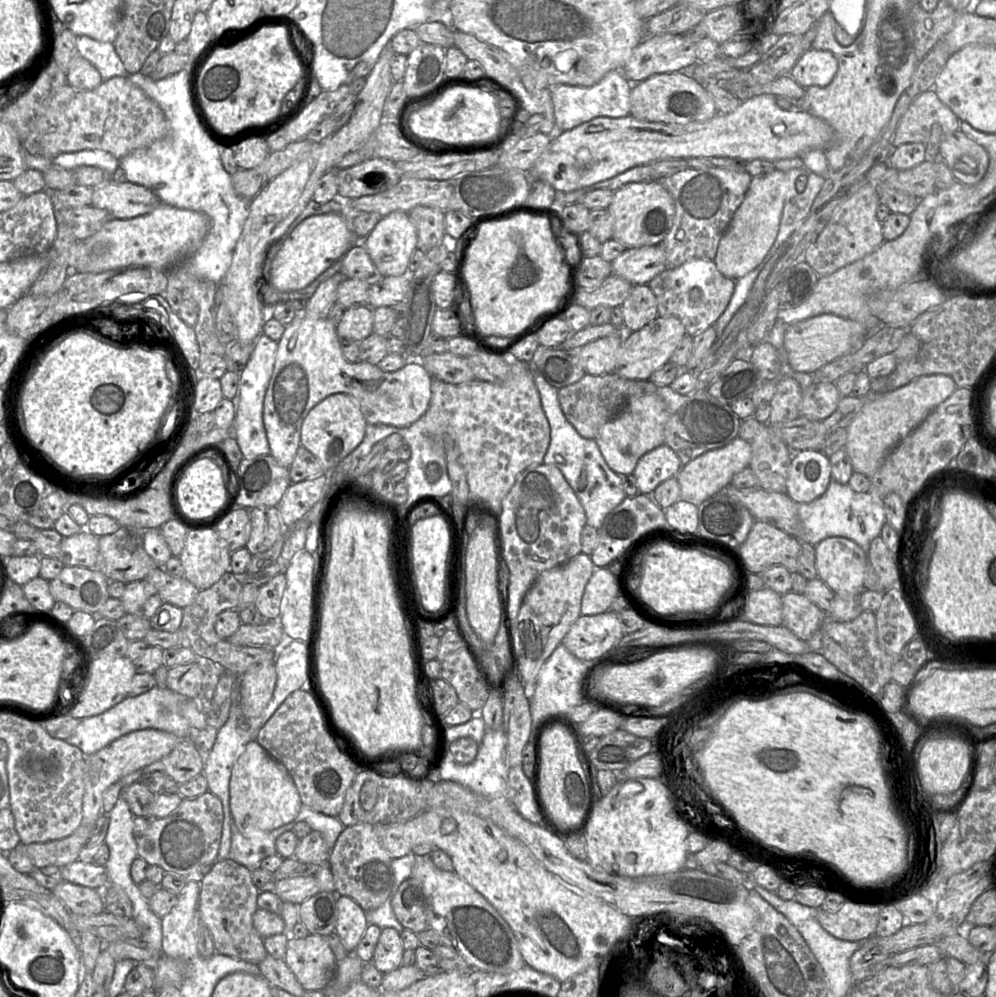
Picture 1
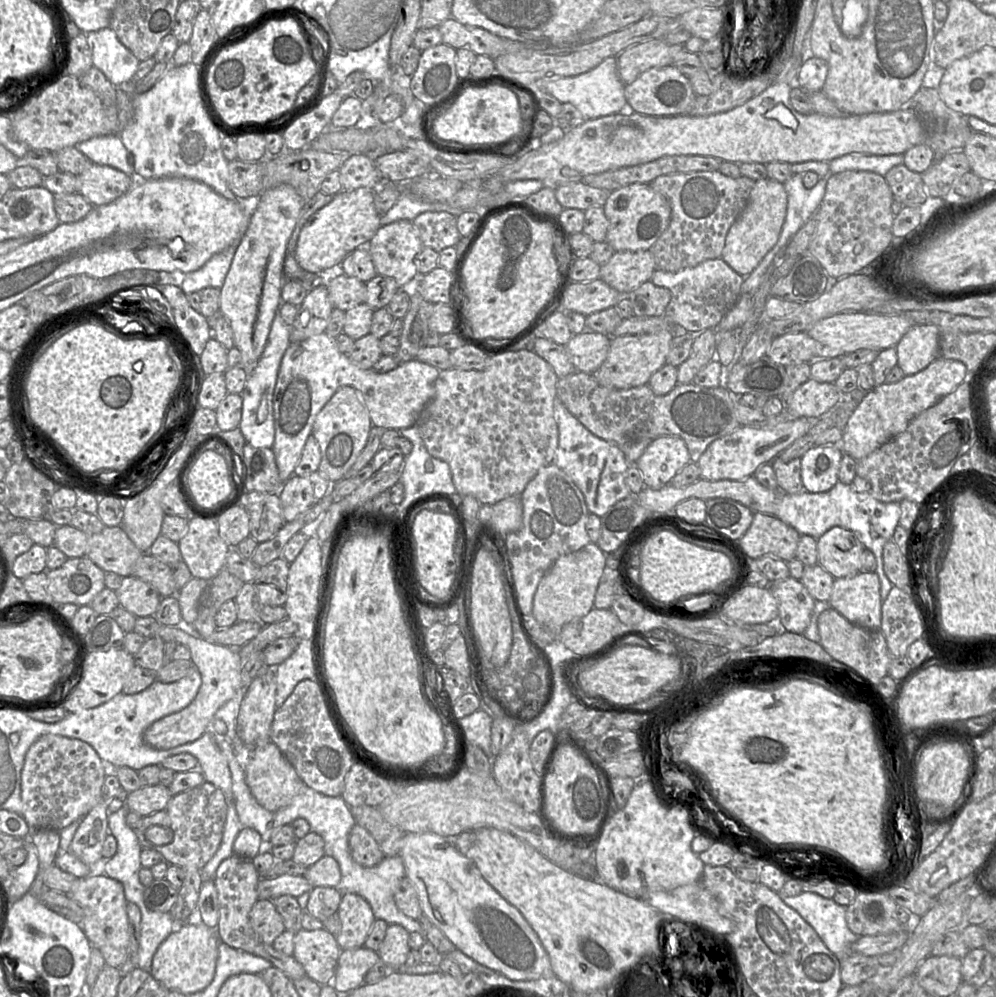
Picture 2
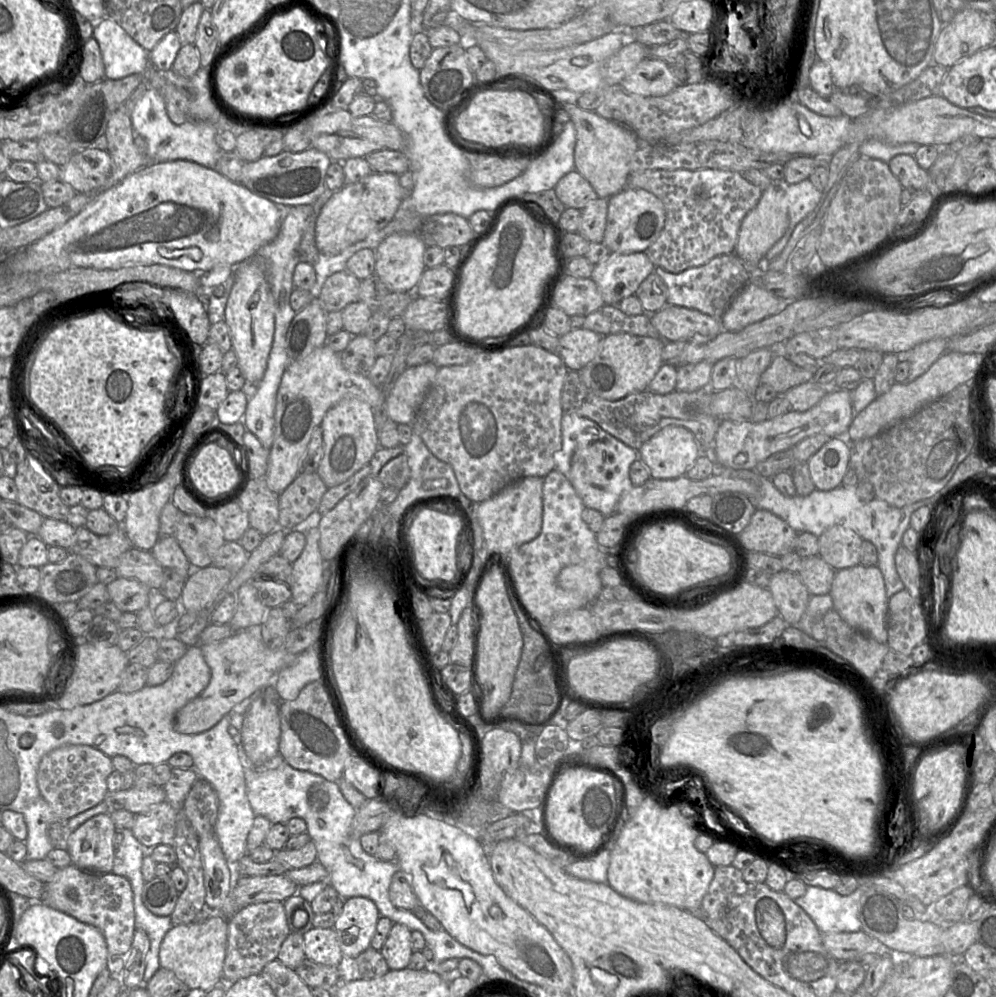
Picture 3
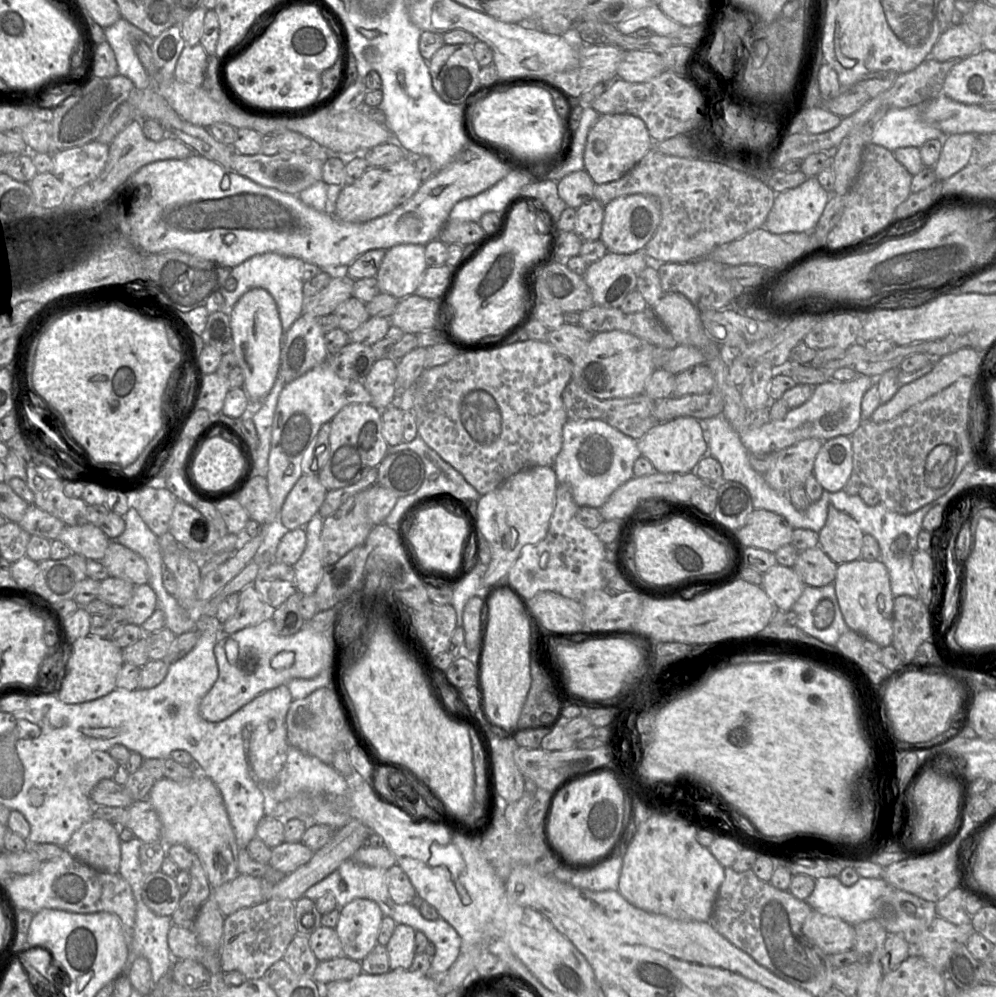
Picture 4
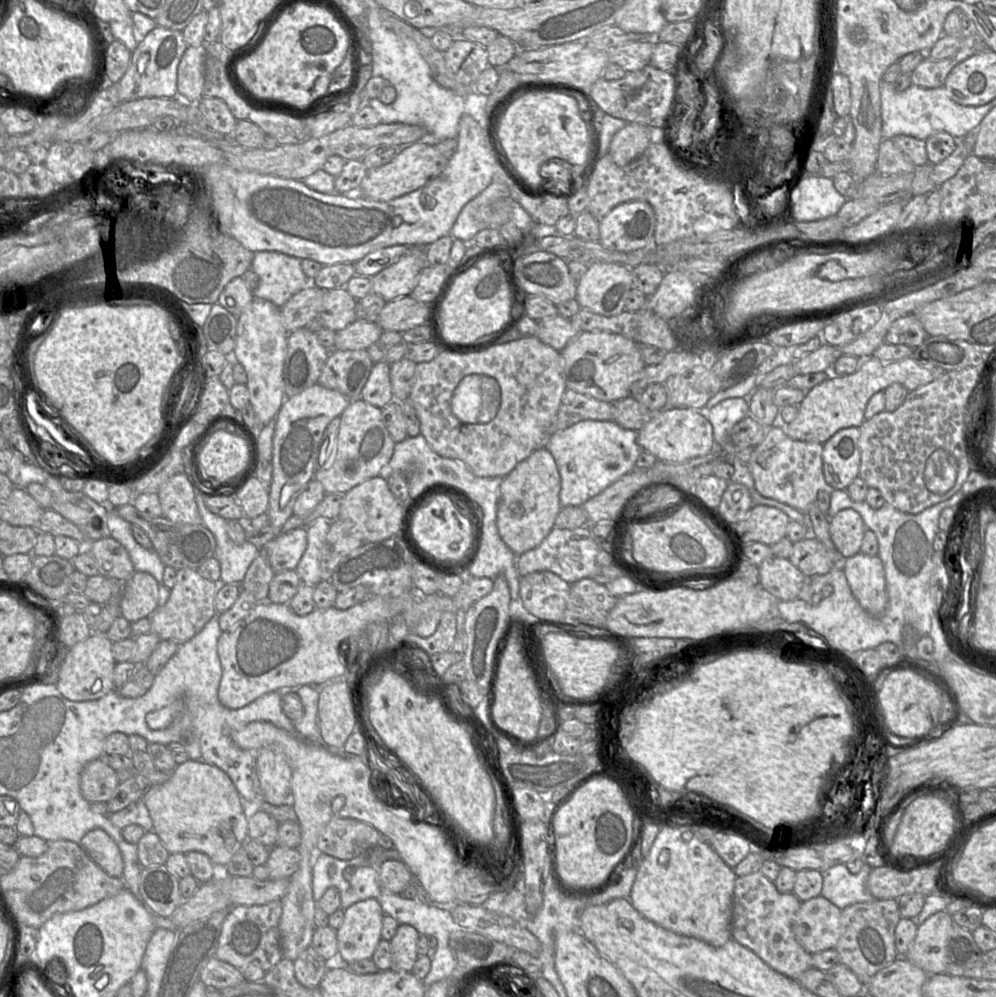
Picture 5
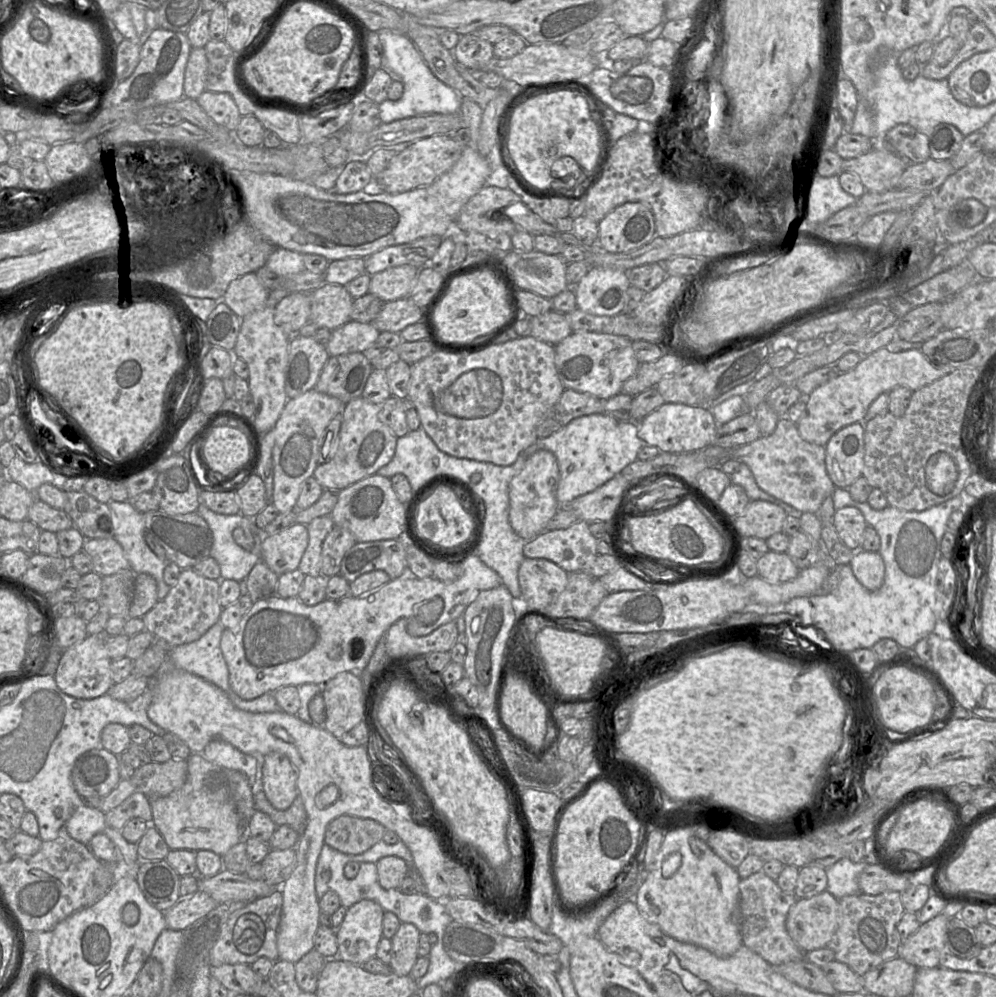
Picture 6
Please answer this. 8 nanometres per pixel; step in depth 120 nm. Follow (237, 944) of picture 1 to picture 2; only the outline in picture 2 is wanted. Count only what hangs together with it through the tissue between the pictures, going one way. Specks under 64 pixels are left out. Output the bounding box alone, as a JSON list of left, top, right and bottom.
[213,854,306,980]

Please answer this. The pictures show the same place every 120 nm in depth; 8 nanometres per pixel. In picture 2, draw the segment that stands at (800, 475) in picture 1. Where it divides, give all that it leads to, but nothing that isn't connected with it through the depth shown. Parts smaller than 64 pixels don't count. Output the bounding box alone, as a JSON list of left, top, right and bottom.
[801,445,843,492]

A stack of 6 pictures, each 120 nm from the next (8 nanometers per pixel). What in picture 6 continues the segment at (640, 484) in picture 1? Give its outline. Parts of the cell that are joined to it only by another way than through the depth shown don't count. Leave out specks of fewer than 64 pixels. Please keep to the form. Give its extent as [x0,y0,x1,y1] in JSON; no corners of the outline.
[638,402,717,453]

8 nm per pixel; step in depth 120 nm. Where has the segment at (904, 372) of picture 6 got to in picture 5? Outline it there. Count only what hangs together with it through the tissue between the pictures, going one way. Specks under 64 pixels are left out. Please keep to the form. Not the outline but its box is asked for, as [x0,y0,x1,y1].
[780,355,947,444]

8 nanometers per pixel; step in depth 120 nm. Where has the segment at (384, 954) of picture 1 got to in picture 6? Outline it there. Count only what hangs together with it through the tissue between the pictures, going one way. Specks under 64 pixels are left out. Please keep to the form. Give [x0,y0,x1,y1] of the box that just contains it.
[390,922,421,976]

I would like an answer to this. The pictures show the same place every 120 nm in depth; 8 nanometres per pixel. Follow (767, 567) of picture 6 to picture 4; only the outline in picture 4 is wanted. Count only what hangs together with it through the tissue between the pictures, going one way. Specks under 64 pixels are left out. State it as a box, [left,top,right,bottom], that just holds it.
[761,563,805,611]

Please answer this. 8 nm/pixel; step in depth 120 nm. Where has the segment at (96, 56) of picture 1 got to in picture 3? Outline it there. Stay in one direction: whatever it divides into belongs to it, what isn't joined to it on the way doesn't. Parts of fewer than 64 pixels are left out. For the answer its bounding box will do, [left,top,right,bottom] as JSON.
[93,18,150,80]

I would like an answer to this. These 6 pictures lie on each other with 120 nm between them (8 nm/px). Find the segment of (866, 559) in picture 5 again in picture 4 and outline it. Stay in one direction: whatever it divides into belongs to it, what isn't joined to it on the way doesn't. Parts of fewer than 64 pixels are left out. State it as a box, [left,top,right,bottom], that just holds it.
[833,558,894,648]

